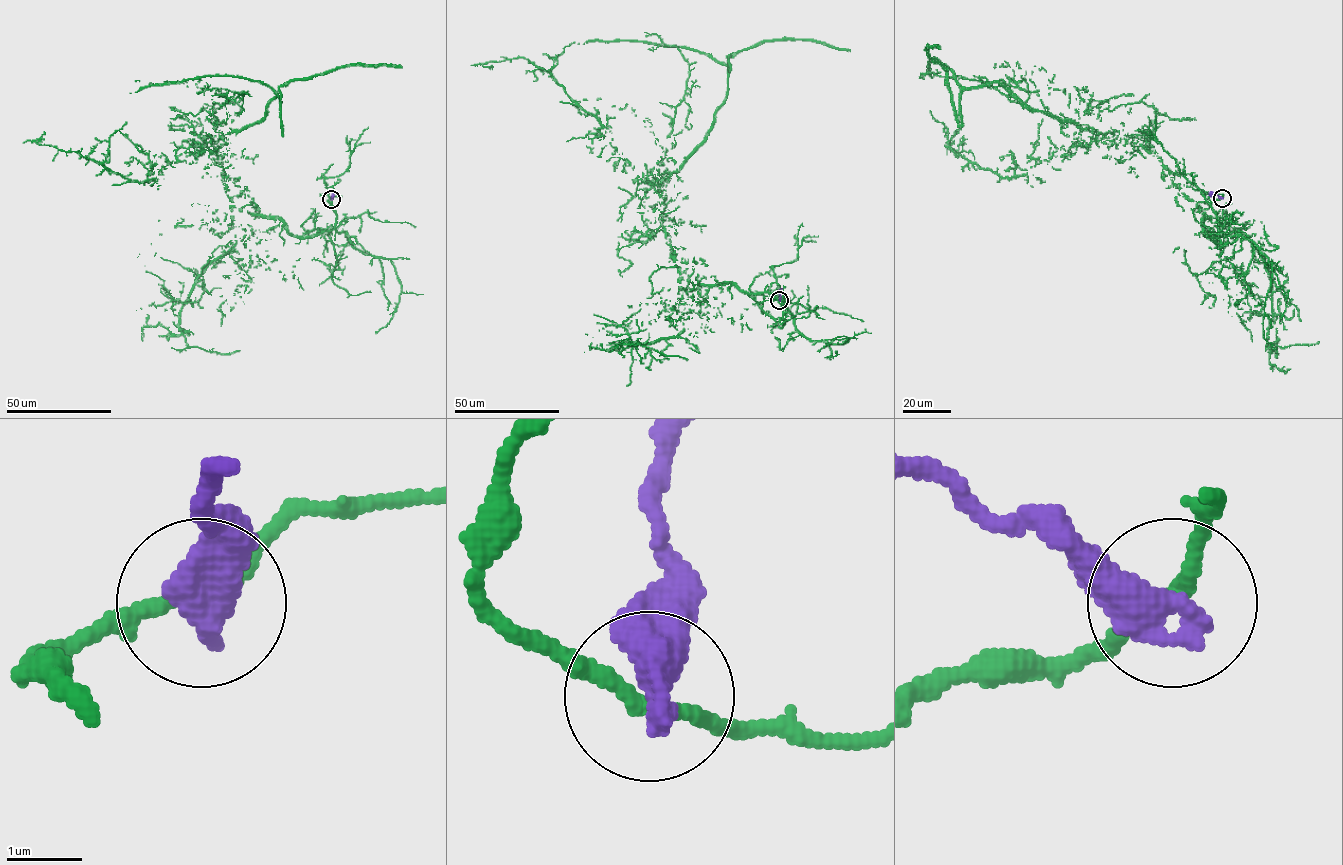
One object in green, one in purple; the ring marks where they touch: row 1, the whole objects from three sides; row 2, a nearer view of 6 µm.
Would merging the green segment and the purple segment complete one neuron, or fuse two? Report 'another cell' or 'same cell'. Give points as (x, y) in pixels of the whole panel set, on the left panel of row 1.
another cell

